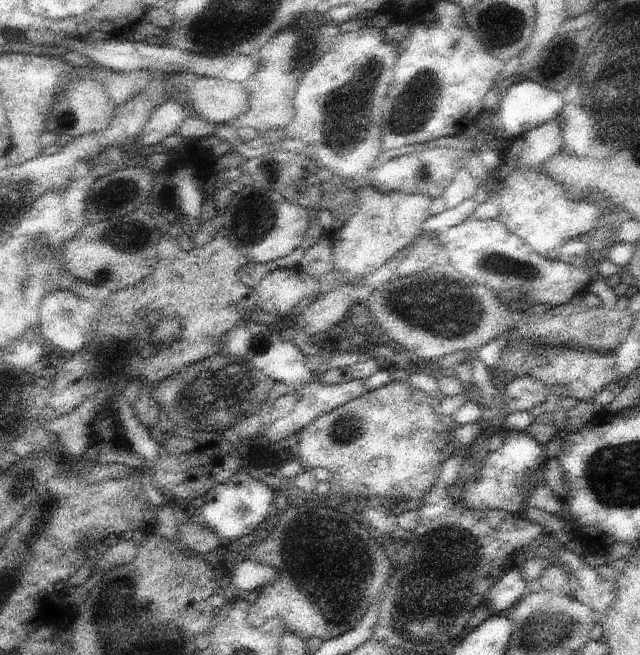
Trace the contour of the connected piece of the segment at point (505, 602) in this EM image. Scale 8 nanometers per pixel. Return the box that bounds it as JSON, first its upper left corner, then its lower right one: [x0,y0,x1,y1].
[486,564,530,613]

